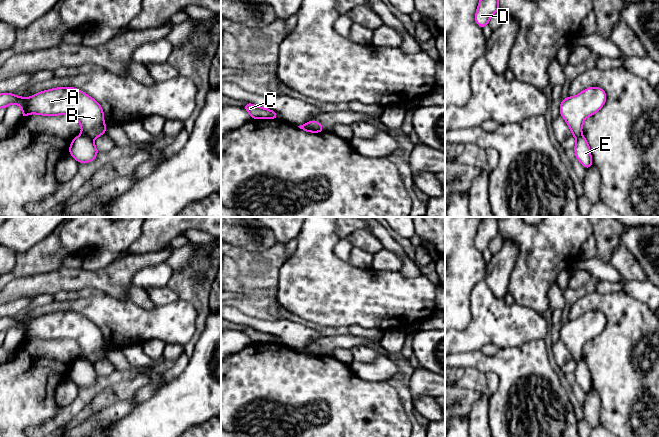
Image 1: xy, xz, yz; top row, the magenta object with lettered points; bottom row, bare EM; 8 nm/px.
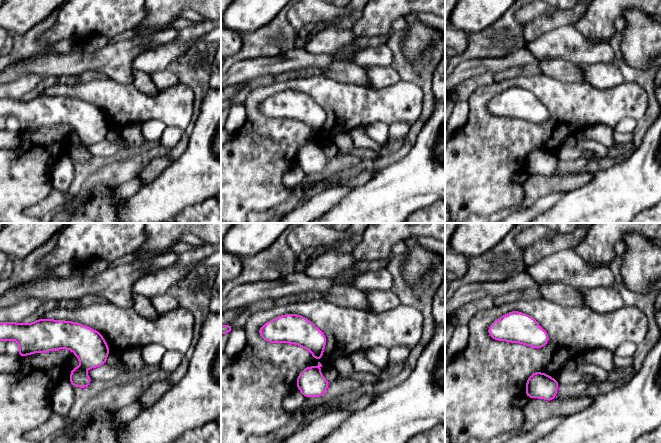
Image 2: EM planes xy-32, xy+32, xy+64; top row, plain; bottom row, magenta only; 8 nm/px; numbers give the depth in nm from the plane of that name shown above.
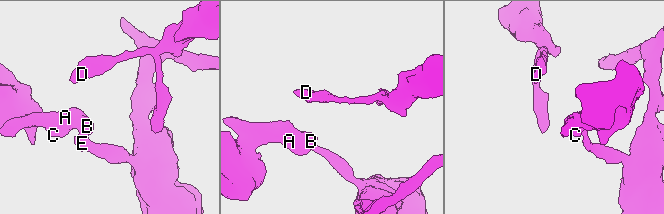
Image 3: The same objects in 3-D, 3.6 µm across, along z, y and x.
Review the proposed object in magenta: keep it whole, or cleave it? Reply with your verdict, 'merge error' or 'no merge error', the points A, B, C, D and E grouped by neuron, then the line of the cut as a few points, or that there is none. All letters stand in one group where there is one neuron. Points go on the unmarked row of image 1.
merge error; A B C / D E; cut in xy along (81, 358), (93, 363)

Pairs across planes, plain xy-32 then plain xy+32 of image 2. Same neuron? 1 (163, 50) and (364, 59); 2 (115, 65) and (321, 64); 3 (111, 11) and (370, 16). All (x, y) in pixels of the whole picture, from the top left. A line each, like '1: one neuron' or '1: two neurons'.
1: one neuron
2: one neuron
3: two neurons

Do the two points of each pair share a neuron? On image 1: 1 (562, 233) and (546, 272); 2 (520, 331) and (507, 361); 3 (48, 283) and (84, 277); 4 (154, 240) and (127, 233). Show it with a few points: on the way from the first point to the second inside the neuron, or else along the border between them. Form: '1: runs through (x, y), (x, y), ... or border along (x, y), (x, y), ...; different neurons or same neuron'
1: runs through (555, 243), (546, 252), (546, 262); same neuron
2: border along (535, 338), (518, 346), (507, 346), (499, 349); different neurons
3: runs through (57, 281), (75, 279); same neuron
4: border along (142, 227), (140, 236), (127, 250); different neurons

